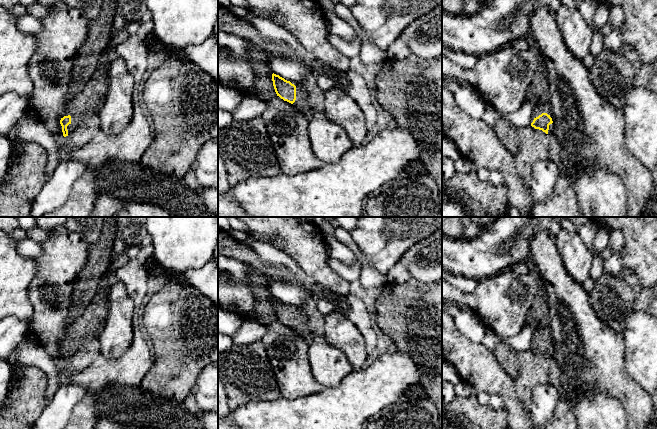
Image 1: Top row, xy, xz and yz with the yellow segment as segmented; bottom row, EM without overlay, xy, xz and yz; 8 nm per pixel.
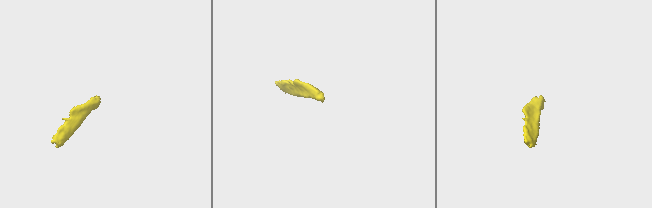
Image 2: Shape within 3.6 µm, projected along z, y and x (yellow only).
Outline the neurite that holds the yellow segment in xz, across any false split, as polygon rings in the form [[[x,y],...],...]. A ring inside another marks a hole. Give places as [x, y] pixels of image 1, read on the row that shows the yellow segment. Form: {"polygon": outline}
{"polygon": [[[274,73],[272,74],[272,81],[277,96],[293,104],[308,117],[316,115],[316,112],[310,105],[308,92],[300,83],[287,81]]]}

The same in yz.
{"polygon": [[[549,101],[536,104],[532,112],[530,124],[535,129],[542,130],[549,135],[552,134],[554,123]]]}

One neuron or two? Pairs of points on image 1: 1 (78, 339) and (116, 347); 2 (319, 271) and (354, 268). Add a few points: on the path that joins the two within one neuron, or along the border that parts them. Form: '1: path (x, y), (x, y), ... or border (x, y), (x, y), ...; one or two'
1: border (106, 316), (104, 328), (97, 338); two
2: border (328, 256), (328, 265), (349, 282); two

